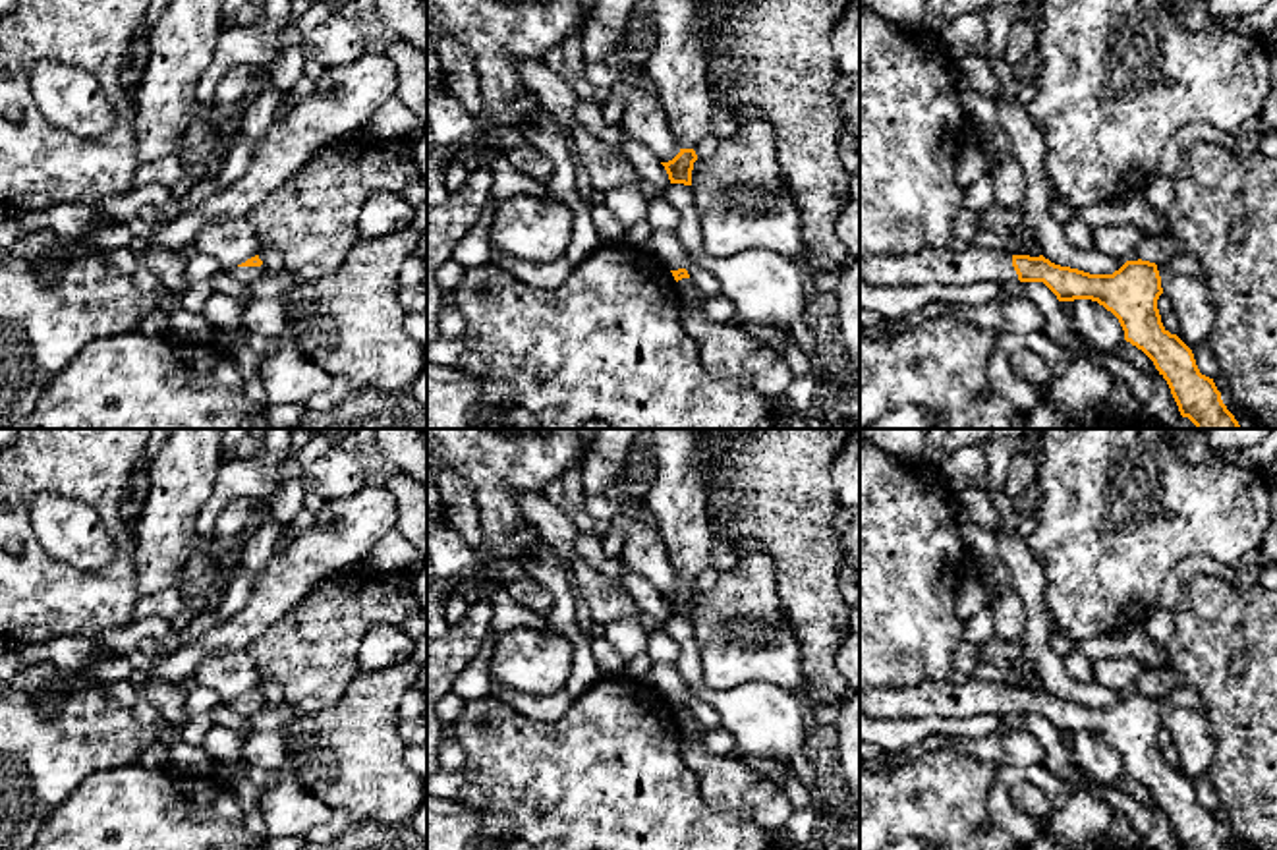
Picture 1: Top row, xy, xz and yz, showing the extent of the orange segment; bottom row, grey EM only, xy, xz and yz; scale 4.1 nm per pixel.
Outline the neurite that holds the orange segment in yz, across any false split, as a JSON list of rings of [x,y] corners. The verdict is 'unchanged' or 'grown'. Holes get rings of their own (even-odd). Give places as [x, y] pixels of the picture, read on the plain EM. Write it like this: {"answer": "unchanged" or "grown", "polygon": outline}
{"answer": "grown", "polygon": [[[952,676],[920,686],[862,690],[860,711],[875,721],[1043,715],[1059,734],[1097,734],[1119,751],[1124,773],[1153,794],[1182,850],[1234,850],[1213,811],[1200,806],[1192,782],[1163,759],[1157,742],[1163,721],[1155,695],[1126,694],[1113,707],[1090,707],[1055,697],[1043,688]]]}

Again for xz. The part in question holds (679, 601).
{"answer": "grown", "polygon": [[[653,429],[657,473],[645,504],[659,520],[661,539],[680,585],[661,595],[670,616],[692,618],[694,580],[711,564],[713,533],[707,520],[707,489],[695,464],[692,429]]]}

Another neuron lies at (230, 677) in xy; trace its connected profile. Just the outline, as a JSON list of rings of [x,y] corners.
[[[247,651],[205,659],[193,676],[199,686],[214,690],[220,703],[228,705],[259,688],[261,682],[261,674]]]

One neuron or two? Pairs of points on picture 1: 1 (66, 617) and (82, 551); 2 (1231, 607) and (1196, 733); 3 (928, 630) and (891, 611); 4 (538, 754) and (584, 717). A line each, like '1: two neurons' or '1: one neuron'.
1: two neurons
2: two neurons
3: one neuron
4: one neuron

